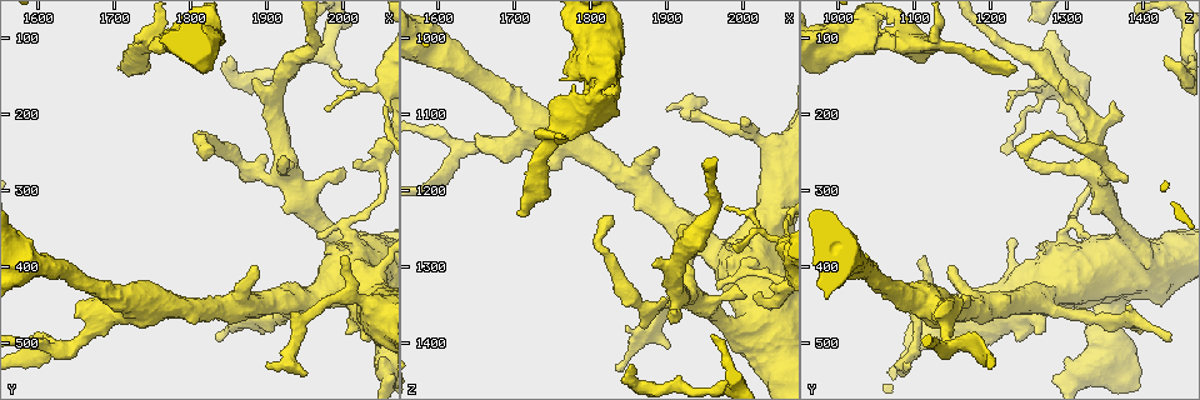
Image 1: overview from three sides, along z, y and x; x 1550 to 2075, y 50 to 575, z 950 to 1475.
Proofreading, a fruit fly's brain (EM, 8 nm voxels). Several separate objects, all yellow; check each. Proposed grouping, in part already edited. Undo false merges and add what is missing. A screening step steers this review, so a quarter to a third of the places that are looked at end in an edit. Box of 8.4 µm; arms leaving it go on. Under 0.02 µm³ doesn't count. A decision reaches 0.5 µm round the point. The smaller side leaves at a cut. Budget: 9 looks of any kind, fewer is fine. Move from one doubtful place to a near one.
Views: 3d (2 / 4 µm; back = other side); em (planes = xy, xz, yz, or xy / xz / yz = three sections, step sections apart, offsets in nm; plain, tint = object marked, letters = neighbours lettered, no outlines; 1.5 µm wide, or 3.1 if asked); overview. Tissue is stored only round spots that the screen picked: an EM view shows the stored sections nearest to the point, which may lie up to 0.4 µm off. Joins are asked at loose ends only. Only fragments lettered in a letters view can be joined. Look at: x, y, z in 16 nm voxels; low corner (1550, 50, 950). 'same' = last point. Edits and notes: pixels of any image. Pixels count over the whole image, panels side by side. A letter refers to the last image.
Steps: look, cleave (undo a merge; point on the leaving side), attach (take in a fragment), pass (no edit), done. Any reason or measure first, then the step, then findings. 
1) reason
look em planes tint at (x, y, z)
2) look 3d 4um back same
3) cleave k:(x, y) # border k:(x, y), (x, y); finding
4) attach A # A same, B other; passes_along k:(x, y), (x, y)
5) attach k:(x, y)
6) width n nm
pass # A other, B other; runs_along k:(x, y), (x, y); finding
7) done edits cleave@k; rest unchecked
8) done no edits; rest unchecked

thick turns thin
look 3d 4um back at (2045, 170, 1265)

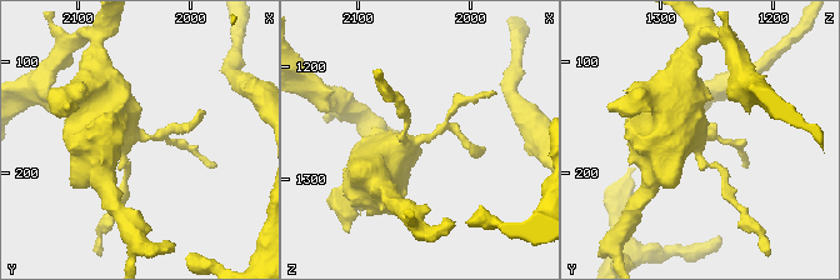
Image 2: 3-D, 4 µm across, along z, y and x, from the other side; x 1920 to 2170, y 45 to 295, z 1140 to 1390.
look em planes tint at (2044, 170, 1264)

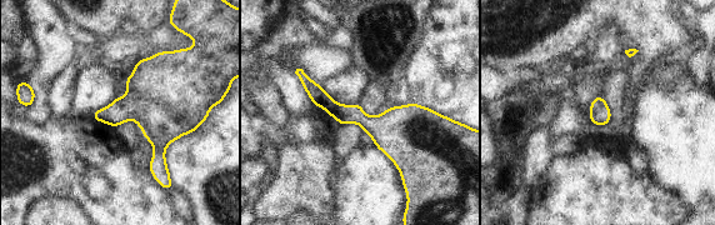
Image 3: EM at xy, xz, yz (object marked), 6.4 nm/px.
look em planes letters same

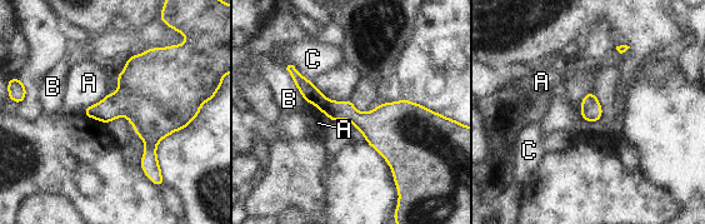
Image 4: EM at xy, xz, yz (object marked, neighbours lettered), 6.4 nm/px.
pass # A other, B other, C other; border 4:(109, 93), (81, 113); one cell here

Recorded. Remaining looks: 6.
look 3d 4um back at (2010, 365, 1295)

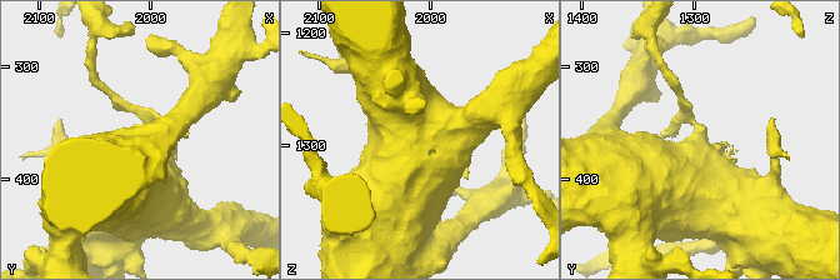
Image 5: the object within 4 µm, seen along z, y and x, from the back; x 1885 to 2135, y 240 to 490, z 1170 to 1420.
look em xz step 4 tint same

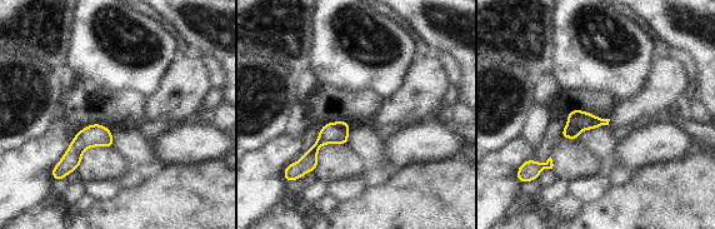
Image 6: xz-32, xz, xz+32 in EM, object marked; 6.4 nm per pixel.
what lies round it
look em xz step 4 letters same

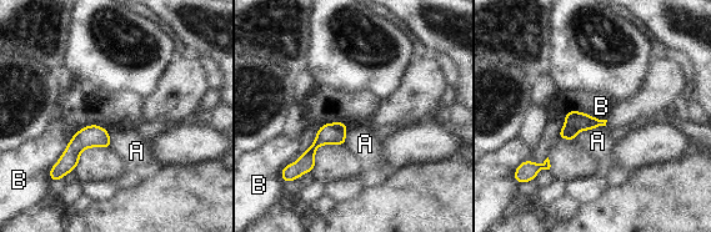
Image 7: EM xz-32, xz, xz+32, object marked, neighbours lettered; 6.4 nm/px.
cleave 7:(566, 132) # A other, B other; border 7:(565, 124), (576, 131); two cells meet here

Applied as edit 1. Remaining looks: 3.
free end
look em xz step 4 letters at (1720, 140, 1230)

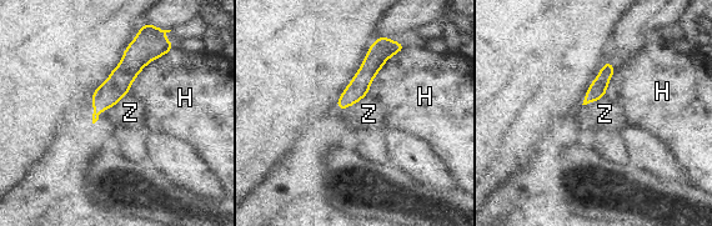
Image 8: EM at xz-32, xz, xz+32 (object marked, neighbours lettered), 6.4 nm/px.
another direction
look em planes letters same

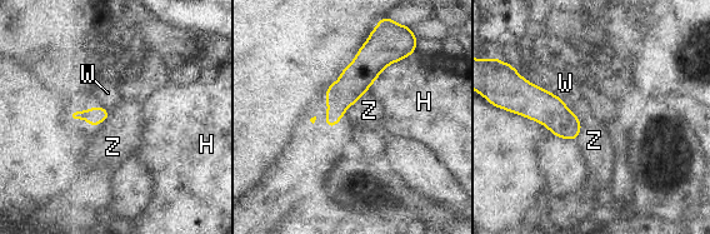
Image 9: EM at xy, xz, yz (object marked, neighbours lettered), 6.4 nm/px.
longest_contact W 480 nm
pass # H other, W other, Z other; border 9:(579, 116), (580, 133), (574, 139); none of them fits

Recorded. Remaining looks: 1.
done edits cleave@7; rest unchecked

